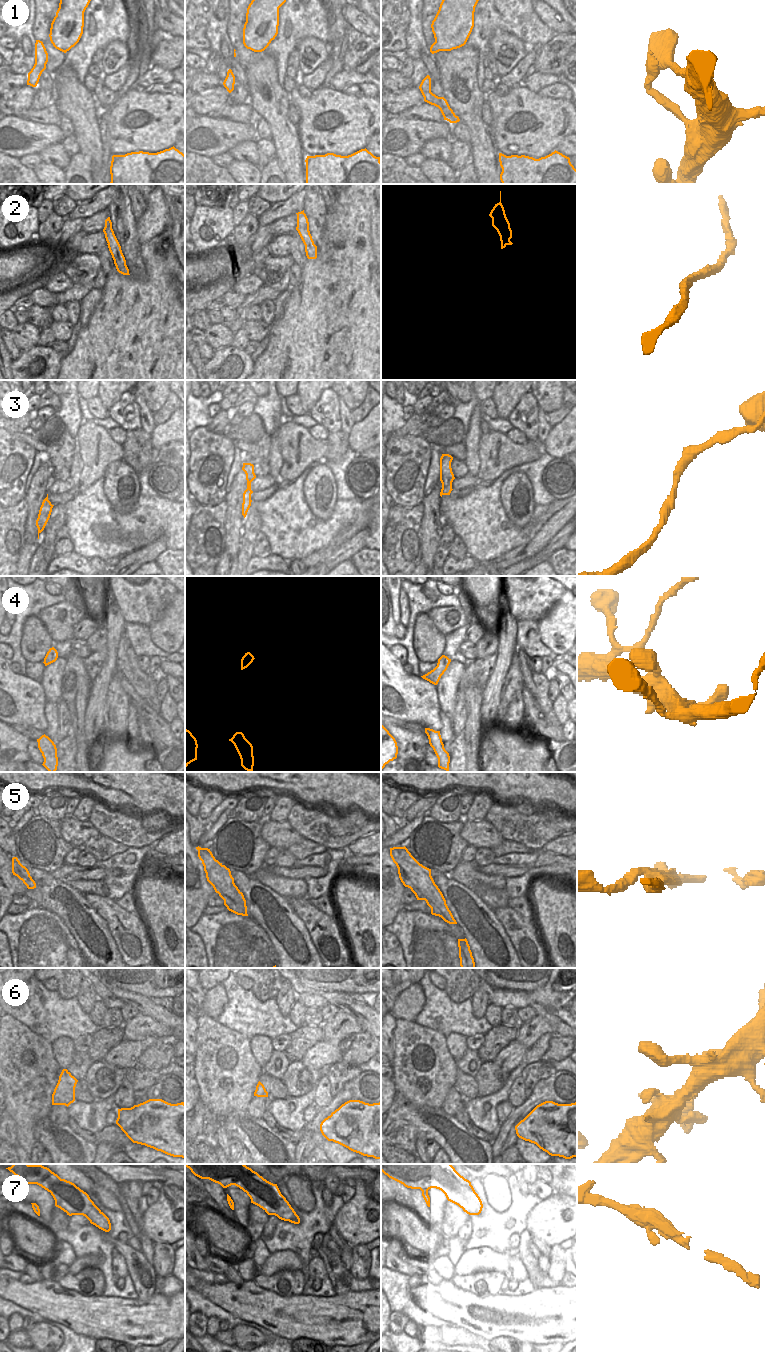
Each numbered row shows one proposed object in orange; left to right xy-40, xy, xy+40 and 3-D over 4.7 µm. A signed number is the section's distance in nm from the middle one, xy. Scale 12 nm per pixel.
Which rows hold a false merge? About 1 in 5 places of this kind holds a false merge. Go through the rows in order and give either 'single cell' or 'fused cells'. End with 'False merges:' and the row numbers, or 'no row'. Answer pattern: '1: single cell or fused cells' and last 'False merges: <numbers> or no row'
1: single cell
2: single cell
3: single cell
4: single cell
5: fused cells
6: single cell
7: single cell
False merges: 5

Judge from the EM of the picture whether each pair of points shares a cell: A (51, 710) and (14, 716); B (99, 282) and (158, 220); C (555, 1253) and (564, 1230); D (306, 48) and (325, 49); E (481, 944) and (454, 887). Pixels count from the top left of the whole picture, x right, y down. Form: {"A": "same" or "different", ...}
{"A": "different", "B": "different", "C": "different", "D": "same", "E": "same"}

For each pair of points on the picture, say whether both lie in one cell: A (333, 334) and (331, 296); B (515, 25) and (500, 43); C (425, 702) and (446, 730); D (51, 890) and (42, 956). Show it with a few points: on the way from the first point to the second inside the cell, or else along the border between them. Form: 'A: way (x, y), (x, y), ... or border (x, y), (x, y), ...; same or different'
A: way (333, 325), (333, 305); same
B: border (489, 39), (500, 29), (514, 34), (527, 46); different
C: border (440, 710), (441, 727), (438, 730); different
D: border (33, 906), (50, 910), (63, 921); different

